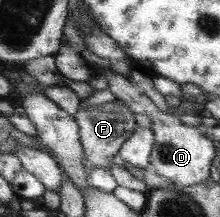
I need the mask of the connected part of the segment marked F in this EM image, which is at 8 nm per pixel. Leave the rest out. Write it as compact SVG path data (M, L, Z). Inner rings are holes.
M80 101L78 110L73 115L74 121L77 123L80 143L82 144L83 157L86 158L88 163L92 163L94 167L109 170L112 162L111 157L114 157L119 152L121 145L128 139L128 136L135 128L134 115L126 108L126 105L116 104L115 101L110 103L104 103L98 106L90 106L86 104L86 101Z

